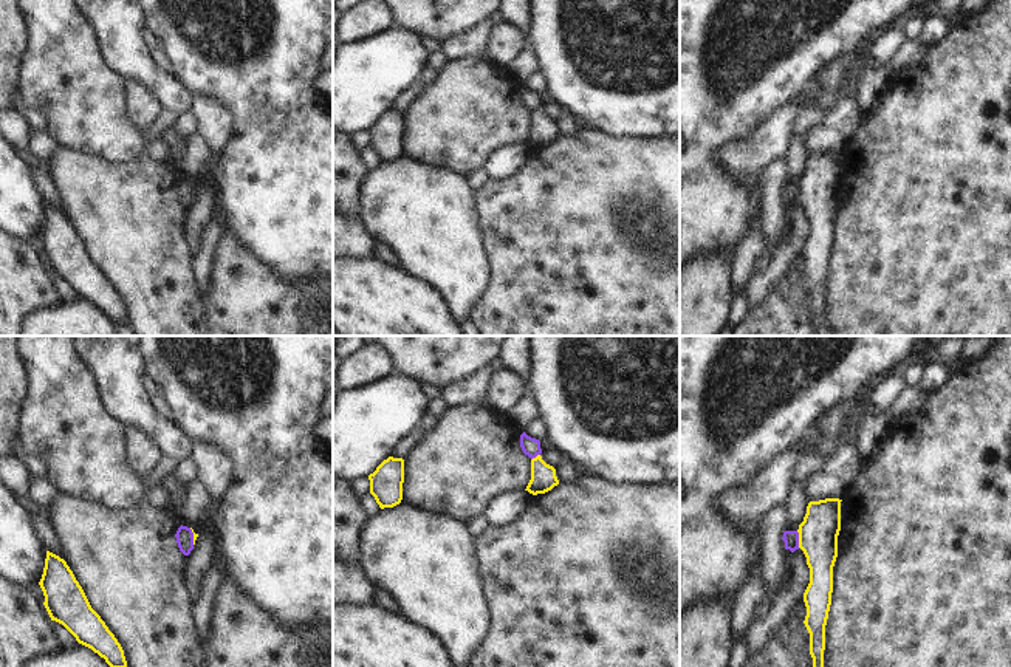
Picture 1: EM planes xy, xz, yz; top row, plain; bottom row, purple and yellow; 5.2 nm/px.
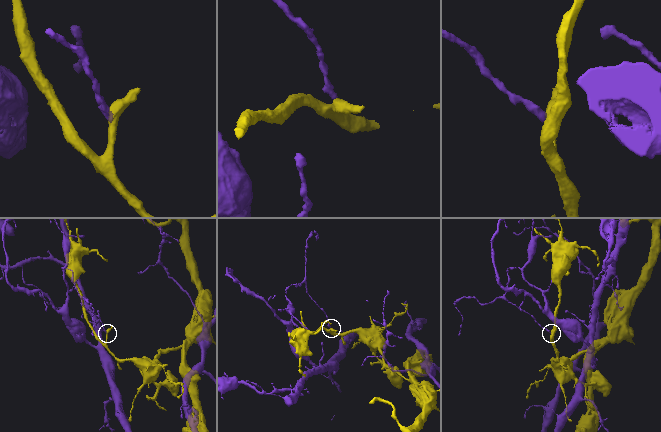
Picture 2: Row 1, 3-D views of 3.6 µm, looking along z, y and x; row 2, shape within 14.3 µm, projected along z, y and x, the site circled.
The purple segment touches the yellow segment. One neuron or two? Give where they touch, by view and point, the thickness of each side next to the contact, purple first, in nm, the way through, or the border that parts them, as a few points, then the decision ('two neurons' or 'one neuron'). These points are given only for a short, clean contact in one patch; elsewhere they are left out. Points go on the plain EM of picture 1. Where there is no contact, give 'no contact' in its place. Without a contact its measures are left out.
yz (798, 192) | 80/200 nm | along yz (796, 184), (799, 200) | two neurons

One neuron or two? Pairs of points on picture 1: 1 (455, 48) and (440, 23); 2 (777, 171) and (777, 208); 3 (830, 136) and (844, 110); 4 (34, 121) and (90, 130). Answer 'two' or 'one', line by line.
1: two
2: one
3: one
4: two

